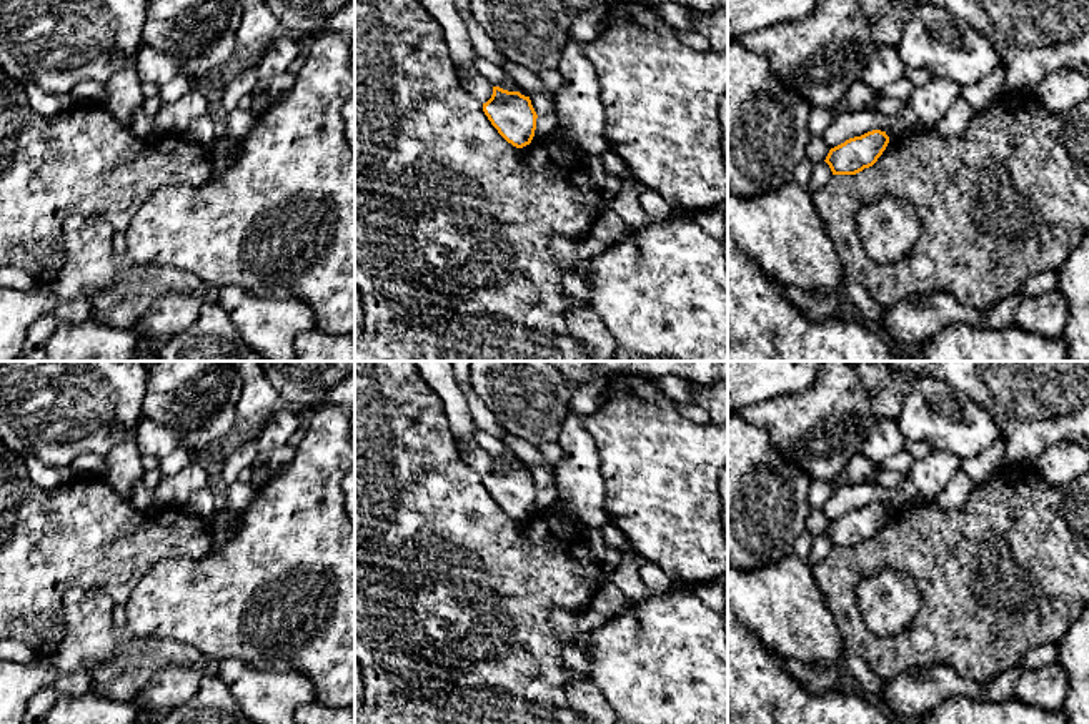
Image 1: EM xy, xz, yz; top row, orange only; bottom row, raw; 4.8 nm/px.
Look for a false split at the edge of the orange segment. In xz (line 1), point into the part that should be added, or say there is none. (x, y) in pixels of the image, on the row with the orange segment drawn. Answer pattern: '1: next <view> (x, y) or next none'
1: next none

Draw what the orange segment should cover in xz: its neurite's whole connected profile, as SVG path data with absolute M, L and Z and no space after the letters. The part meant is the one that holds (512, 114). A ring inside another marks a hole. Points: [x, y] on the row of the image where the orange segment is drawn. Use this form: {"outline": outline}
{"outline": "M493 87L493 95L483 103L483 112L498 133L513 146L523 148L531 143L538 115L530 97Z"}

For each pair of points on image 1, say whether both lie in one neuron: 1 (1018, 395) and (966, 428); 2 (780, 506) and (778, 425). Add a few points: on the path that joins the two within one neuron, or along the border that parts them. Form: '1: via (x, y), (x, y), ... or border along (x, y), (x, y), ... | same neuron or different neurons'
1: border along (956, 390), (976, 401), (1001, 435) | different neurons
2: border along (750, 423), (761, 428), (768, 440), (808, 475) | different neurons

